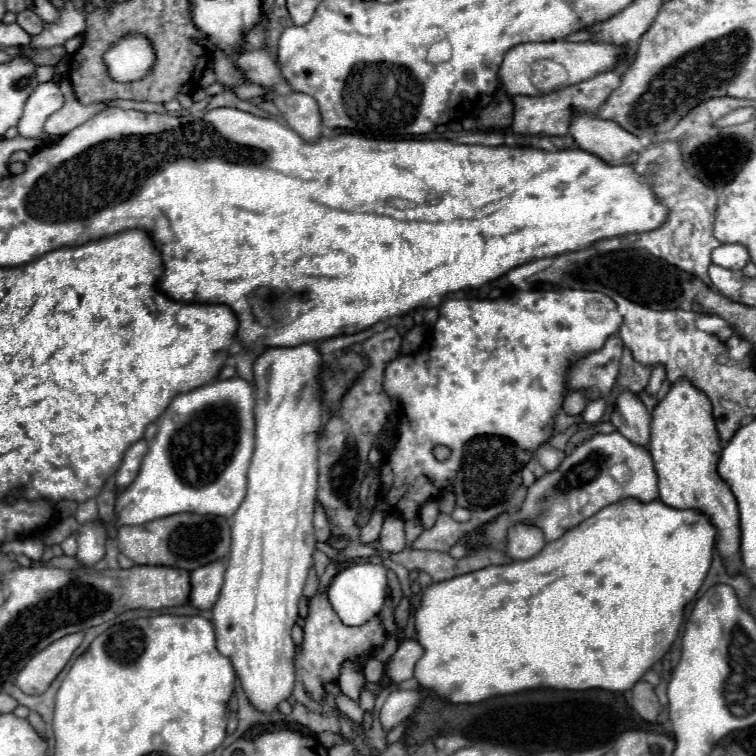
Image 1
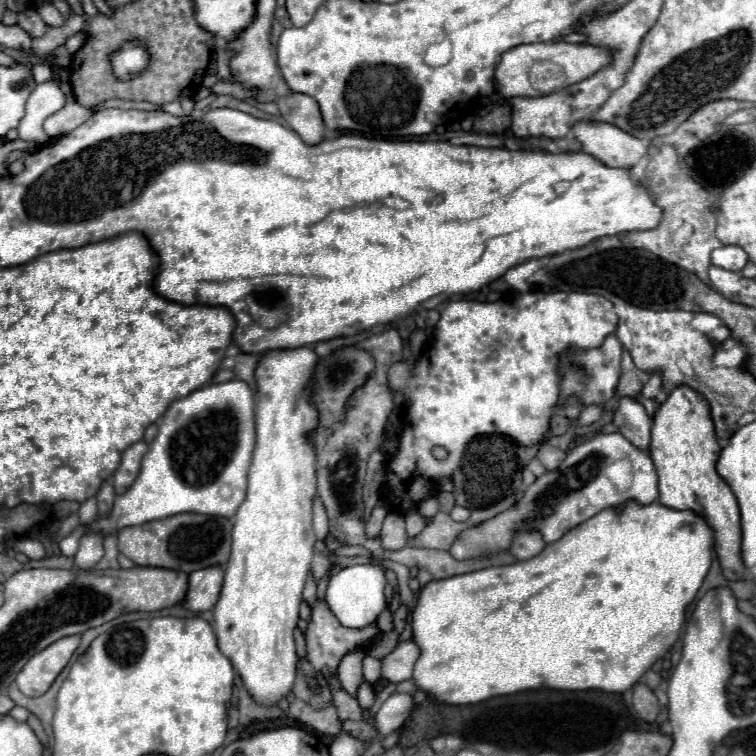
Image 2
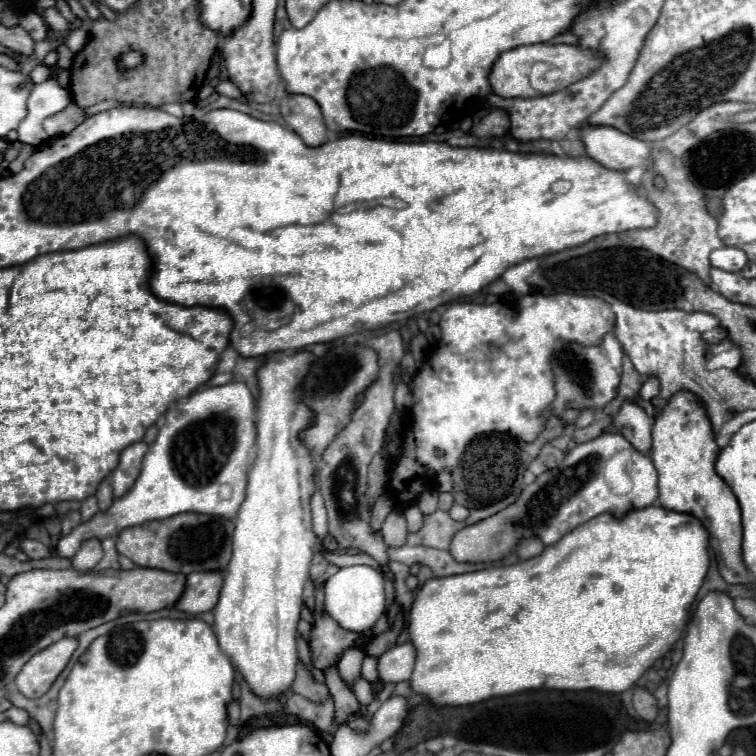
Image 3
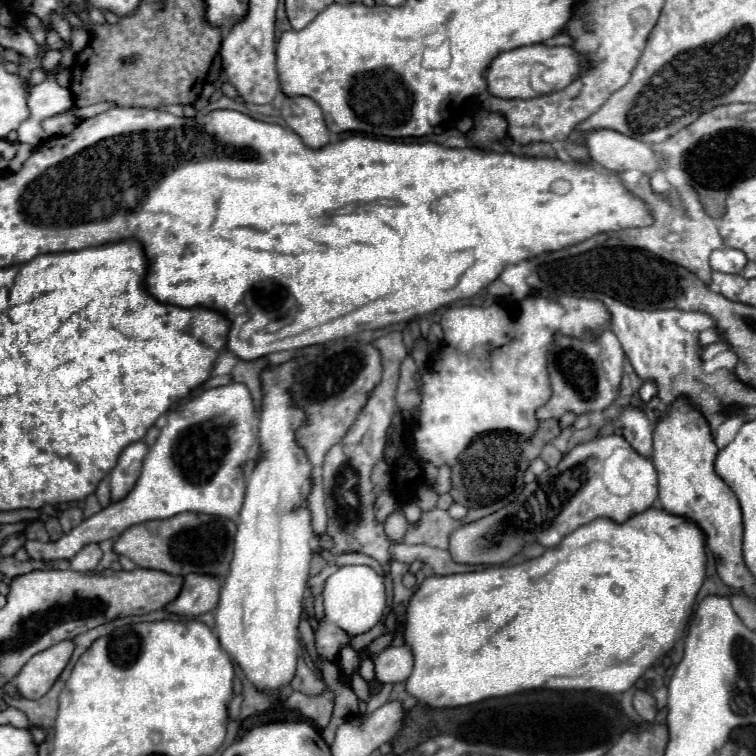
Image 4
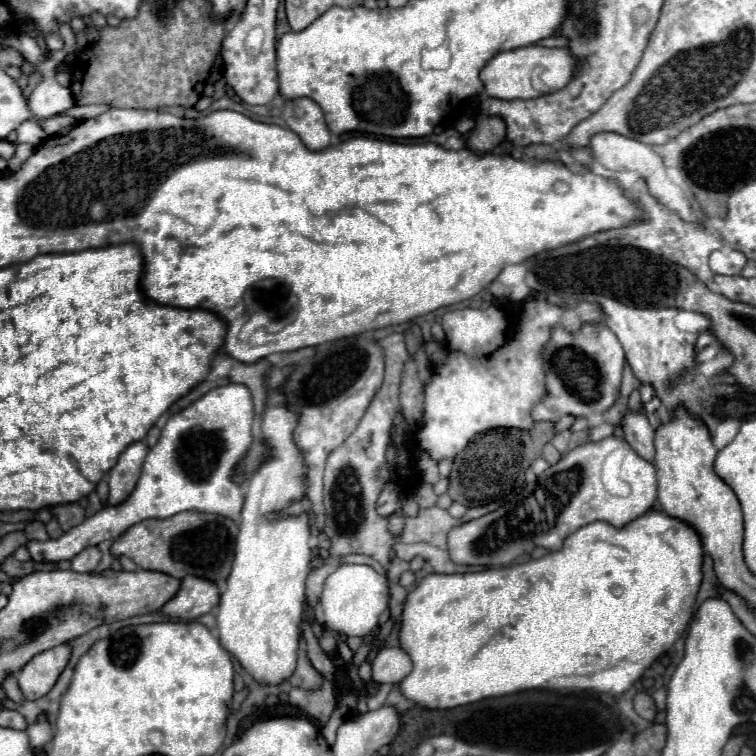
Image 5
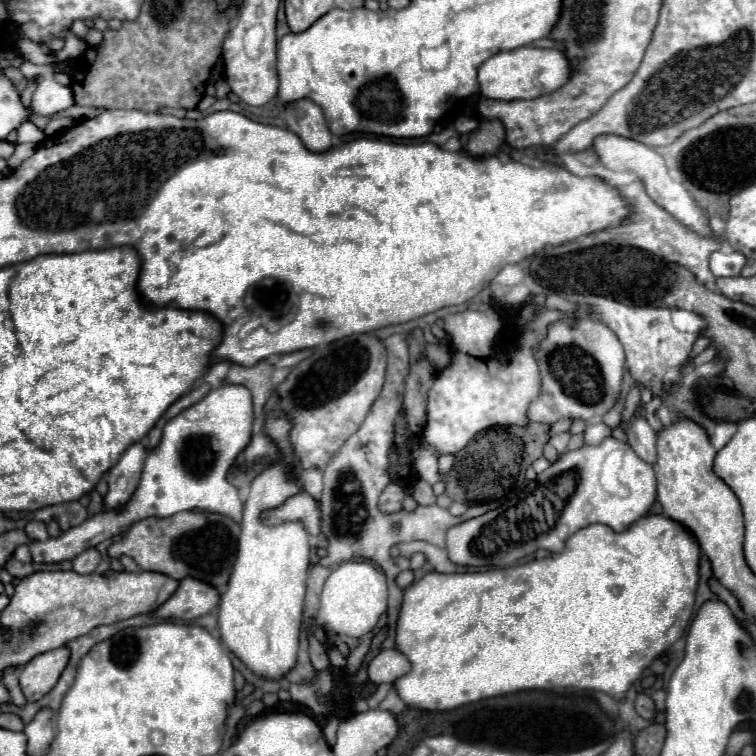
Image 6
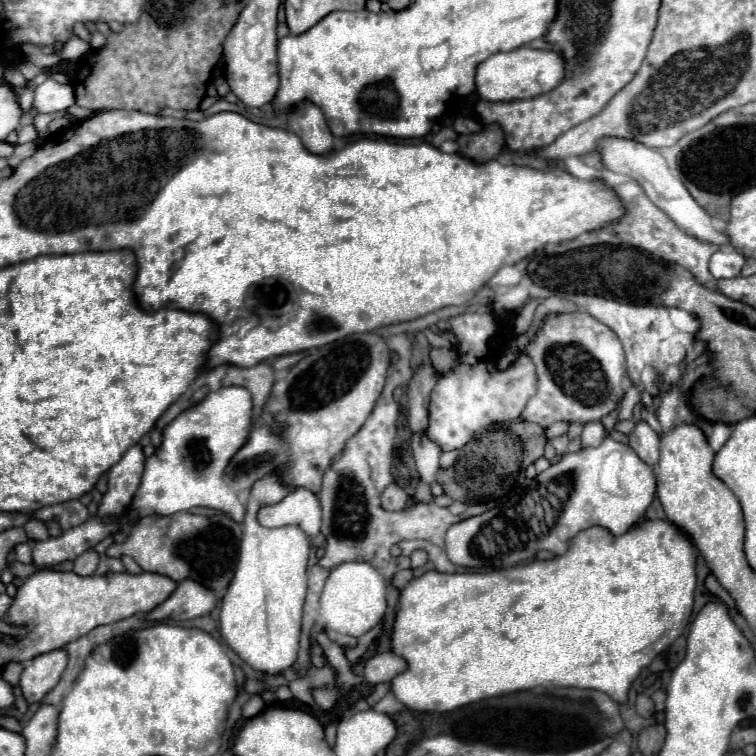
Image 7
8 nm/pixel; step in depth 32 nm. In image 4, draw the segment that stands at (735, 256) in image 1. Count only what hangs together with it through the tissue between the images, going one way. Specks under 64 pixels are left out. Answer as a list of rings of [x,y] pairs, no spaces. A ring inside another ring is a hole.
[[[722,248],[722,250],[714,250],[710,254],[710,266],[712,266],[712,270],[718,270],[718,272],[740,274],[742,268],[746,266],[746,262],[748,262],[746,254],[736,248]]]

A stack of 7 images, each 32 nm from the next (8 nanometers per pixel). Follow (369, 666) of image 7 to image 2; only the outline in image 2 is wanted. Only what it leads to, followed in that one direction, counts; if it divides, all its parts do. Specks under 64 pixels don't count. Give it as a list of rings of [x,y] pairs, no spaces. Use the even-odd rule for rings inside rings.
[[[414,640],[408,642],[400,642],[396,646],[396,650],[392,654],[388,654],[382,660],[382,678],[386,678],[388,682],[402,682],[402,680],[410,680],[410,656],[412,656],[412,666],[420,656],[420,648],[416,646]]]

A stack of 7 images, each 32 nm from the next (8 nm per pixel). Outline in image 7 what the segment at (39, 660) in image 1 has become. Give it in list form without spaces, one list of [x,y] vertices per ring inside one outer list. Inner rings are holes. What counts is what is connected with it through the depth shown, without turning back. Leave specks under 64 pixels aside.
[[[64,648],[36,656],[20,674],[20,688],[24,698],[34,704],[40,702],[60,680],[68,662]]]

